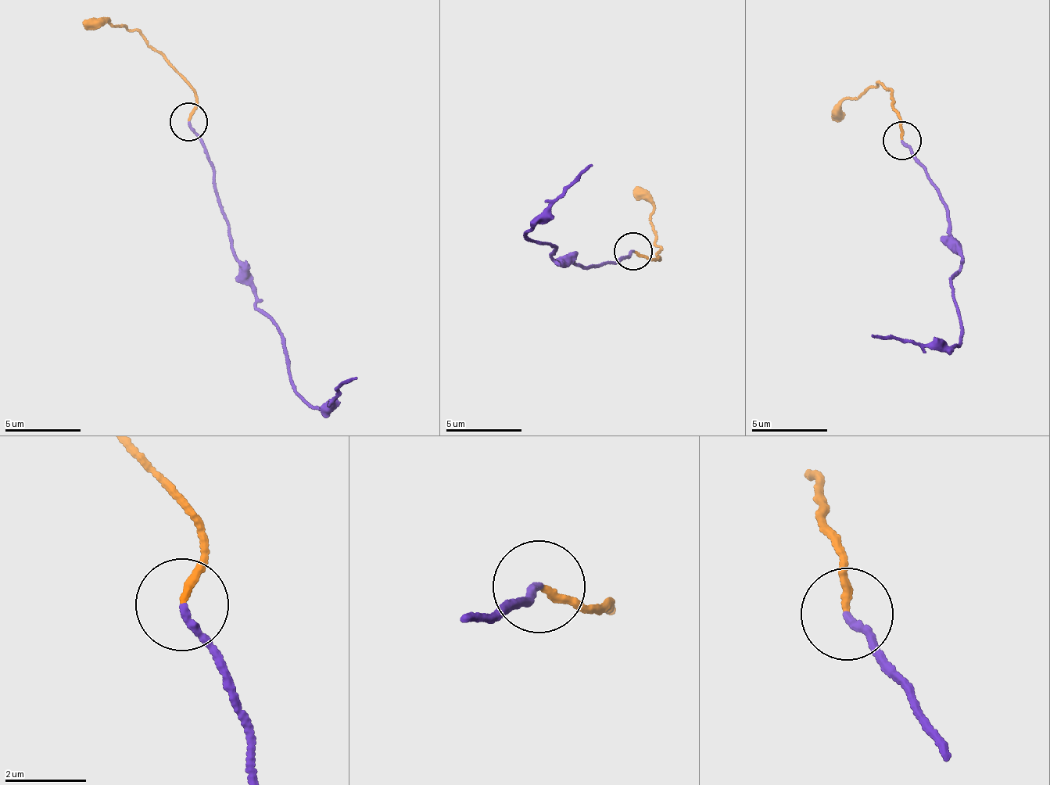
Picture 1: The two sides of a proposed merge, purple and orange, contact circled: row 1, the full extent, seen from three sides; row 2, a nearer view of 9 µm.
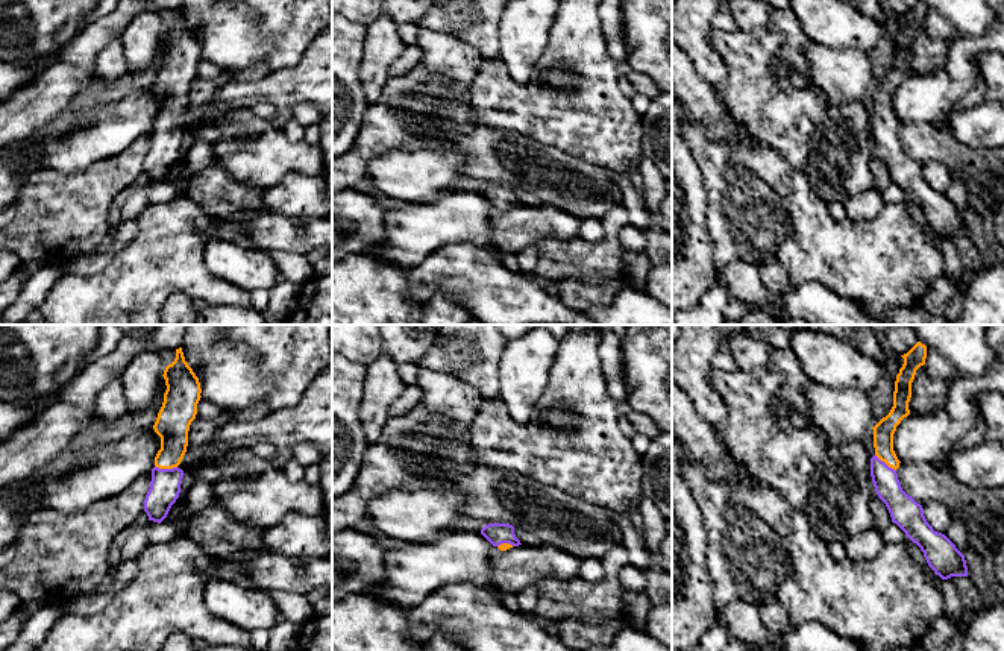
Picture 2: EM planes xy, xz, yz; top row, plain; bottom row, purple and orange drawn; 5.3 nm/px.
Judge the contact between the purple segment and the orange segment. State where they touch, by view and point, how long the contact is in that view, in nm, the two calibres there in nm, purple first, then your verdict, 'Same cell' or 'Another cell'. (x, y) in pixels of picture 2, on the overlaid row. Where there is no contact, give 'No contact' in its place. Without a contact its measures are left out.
Touches purple at xy (166, 469). Shared border 120 nm. Thickness 160 nm (purple) against 180 nm. Same cell

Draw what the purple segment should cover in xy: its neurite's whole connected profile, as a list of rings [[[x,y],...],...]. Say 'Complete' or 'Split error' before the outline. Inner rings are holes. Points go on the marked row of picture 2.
Split error. [[[182,348],[176,349],[176,358],[164,370],[167,390],[164,402],[153,425],[161,437],[161,449],[155,457],[150,489],[144,499],[144,511],[149,520],[161,524],[180,493],[184,470],[180,464],[187,446],[191,422],[197,414],[200,401],[200,382],[185,361]]]

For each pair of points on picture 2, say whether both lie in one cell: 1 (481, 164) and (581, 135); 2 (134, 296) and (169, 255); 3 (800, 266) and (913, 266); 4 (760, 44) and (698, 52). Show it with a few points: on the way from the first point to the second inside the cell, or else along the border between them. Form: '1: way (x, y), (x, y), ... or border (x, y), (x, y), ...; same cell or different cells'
1: border (514, 129), (580, 160); different cells
2: way (138, 286), (158, 266); same cell
3: way (828, 263), (884, 263); same cell
4: border (712, 29), (709, 43), (725, 66), (719, 85); different cells

